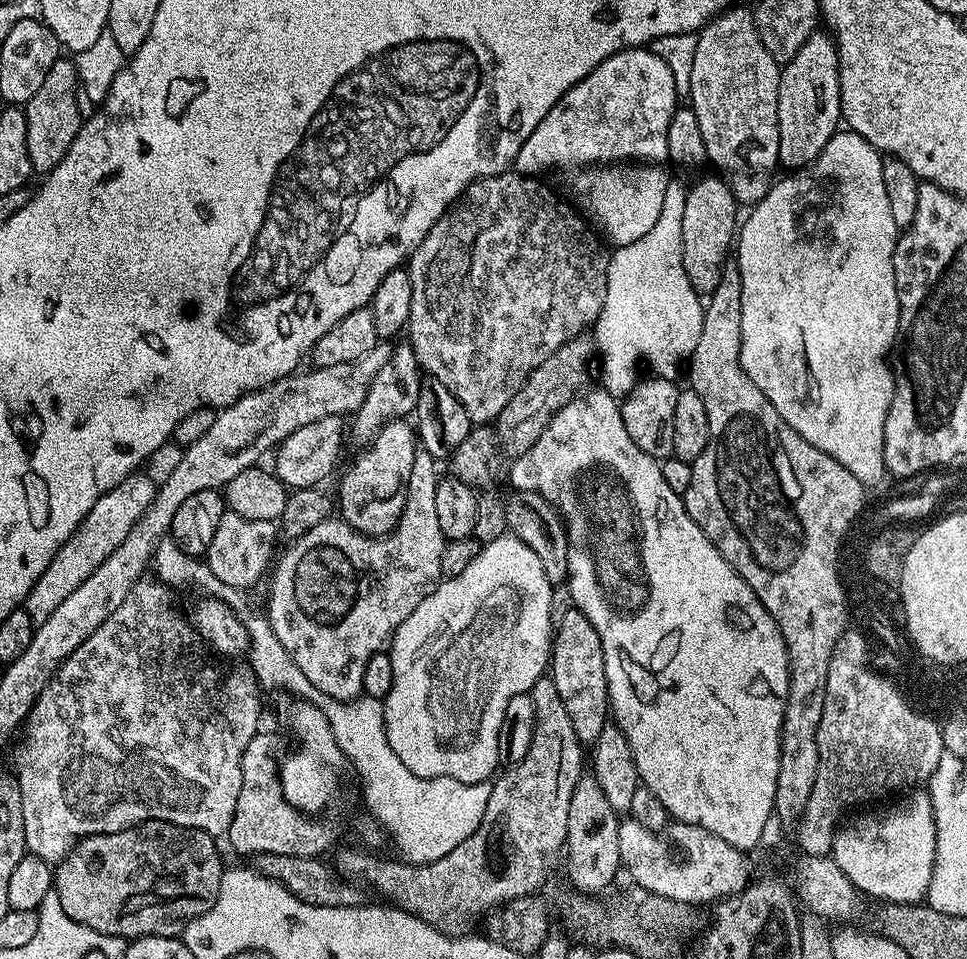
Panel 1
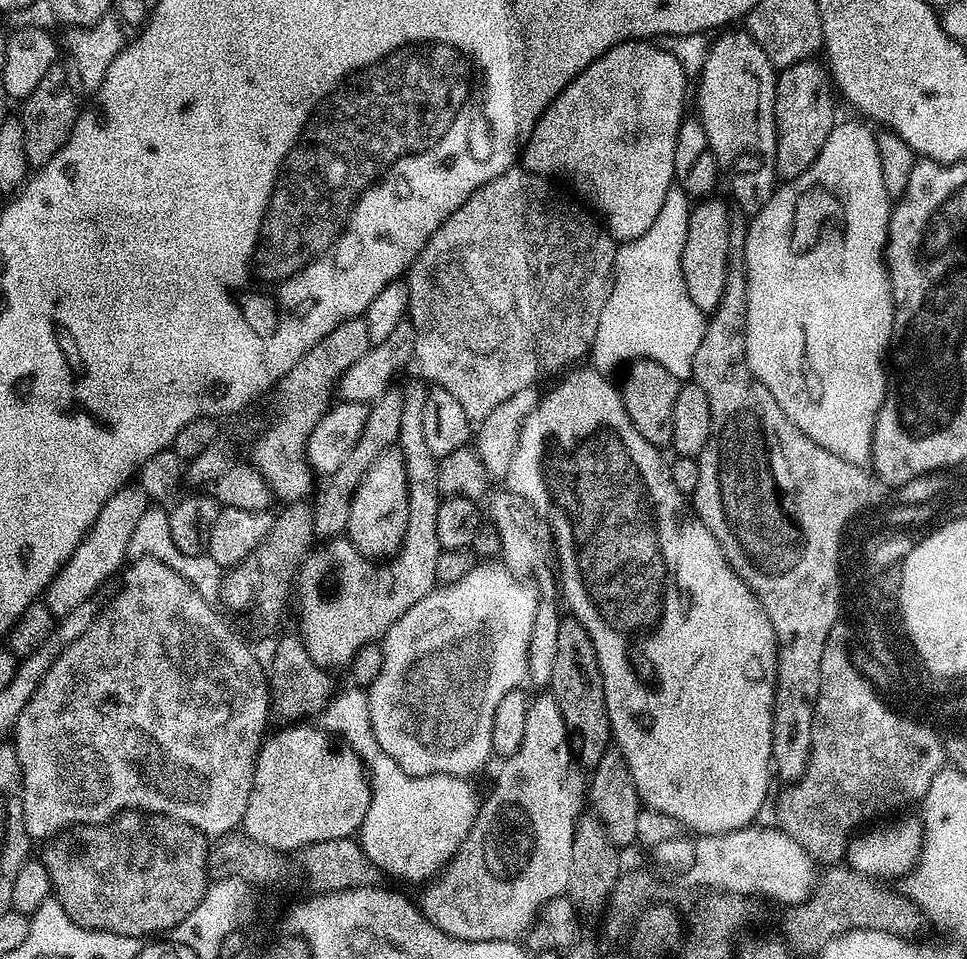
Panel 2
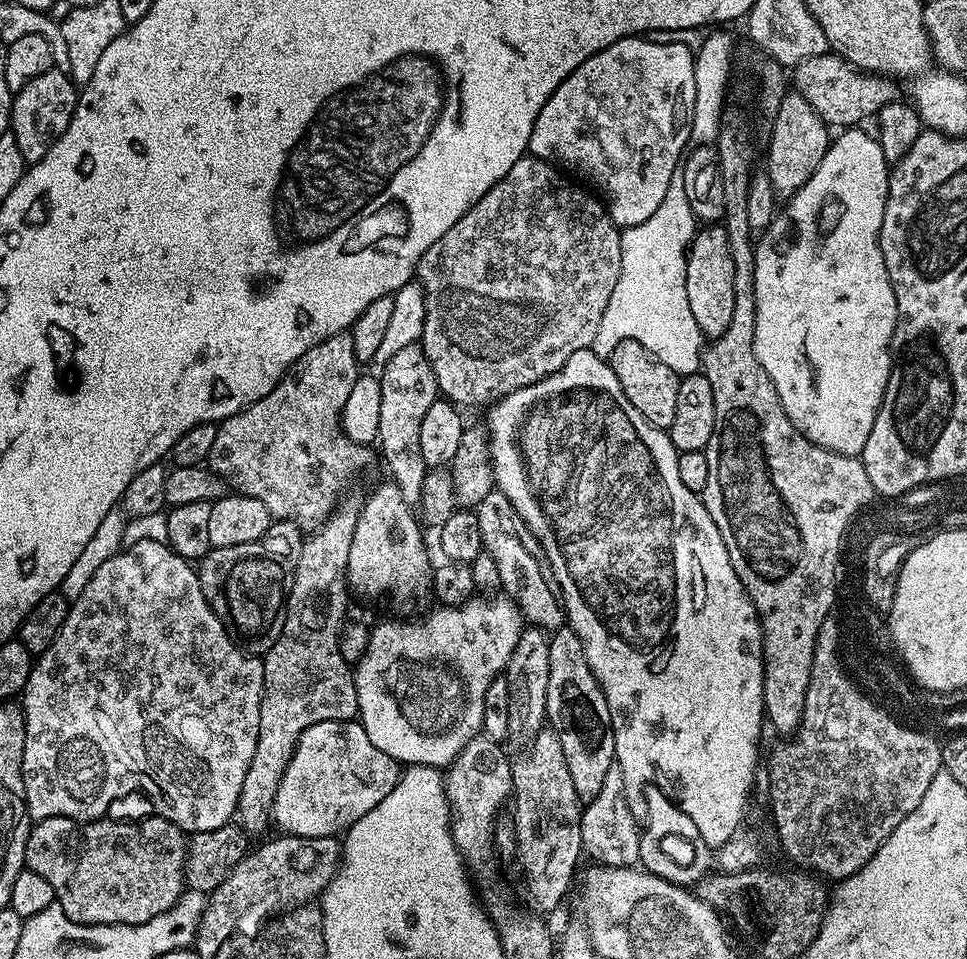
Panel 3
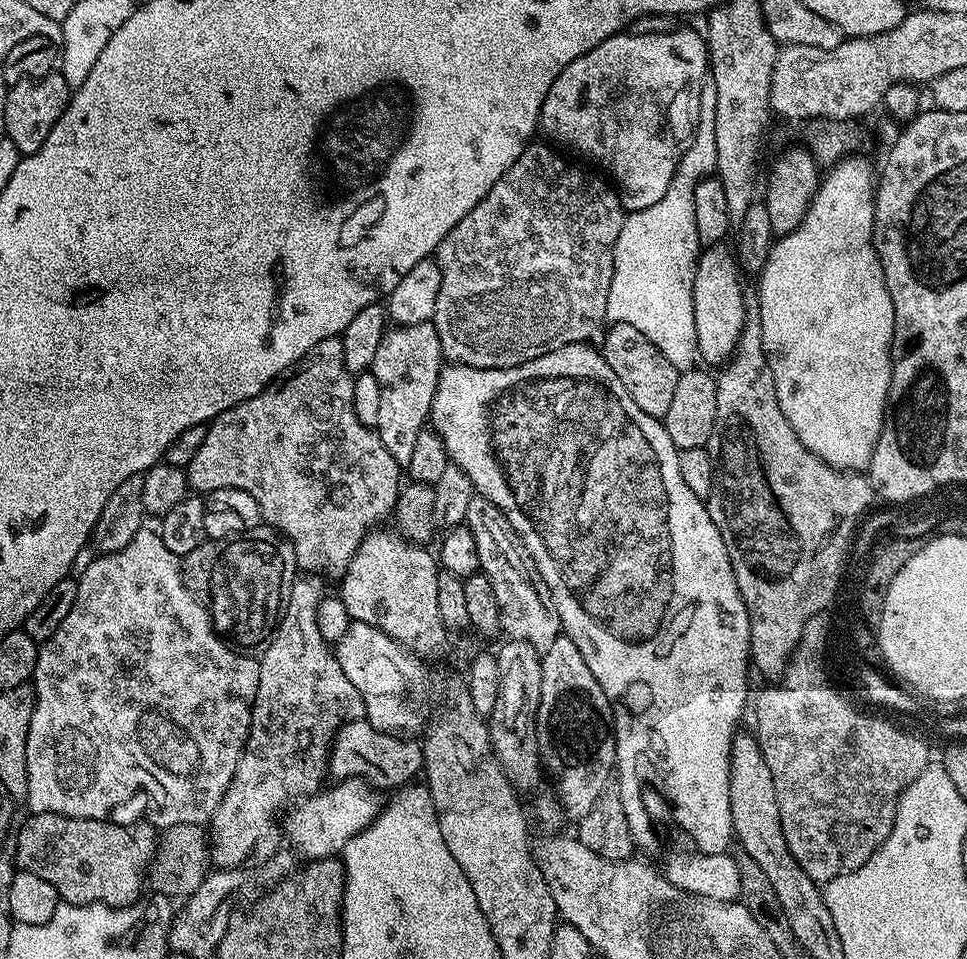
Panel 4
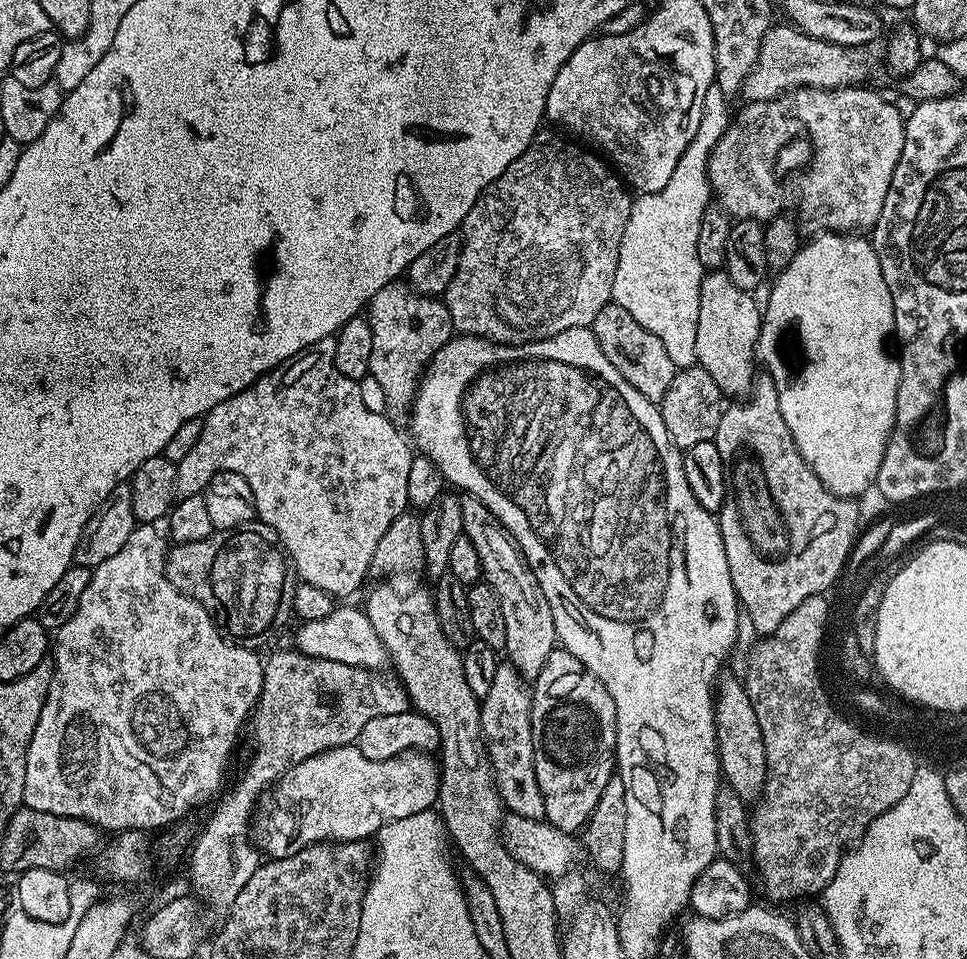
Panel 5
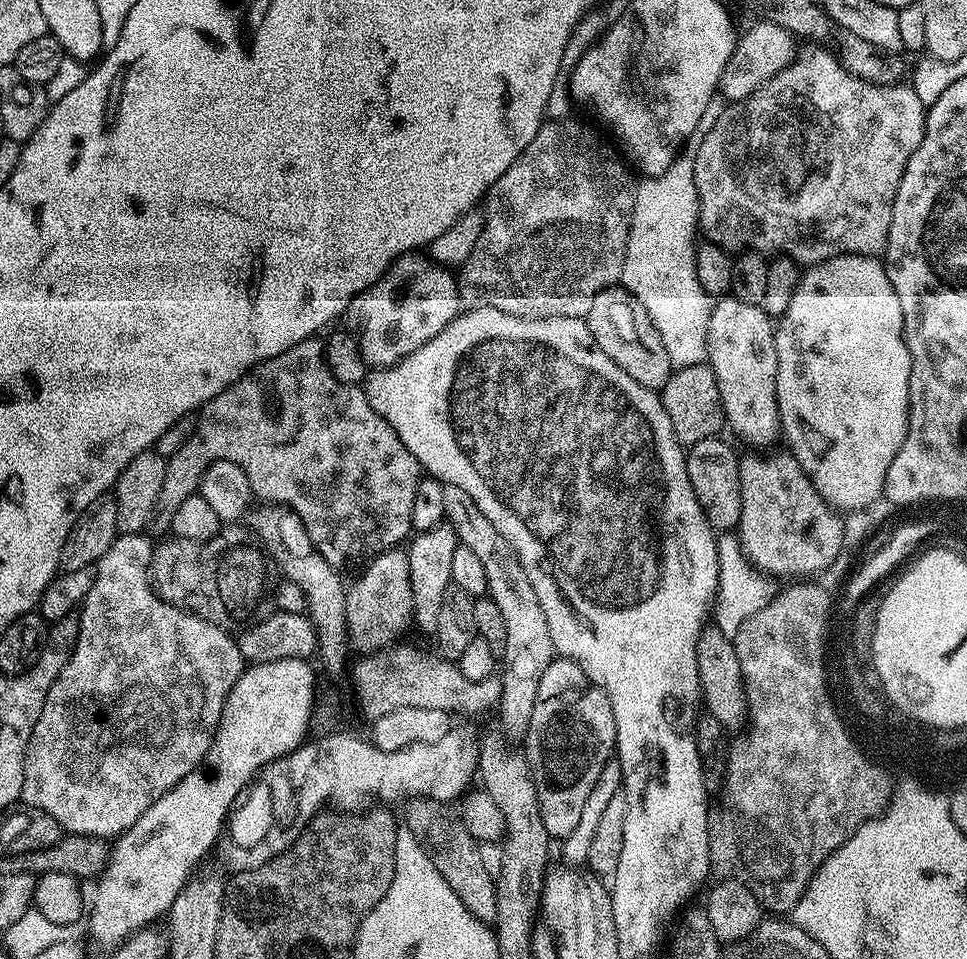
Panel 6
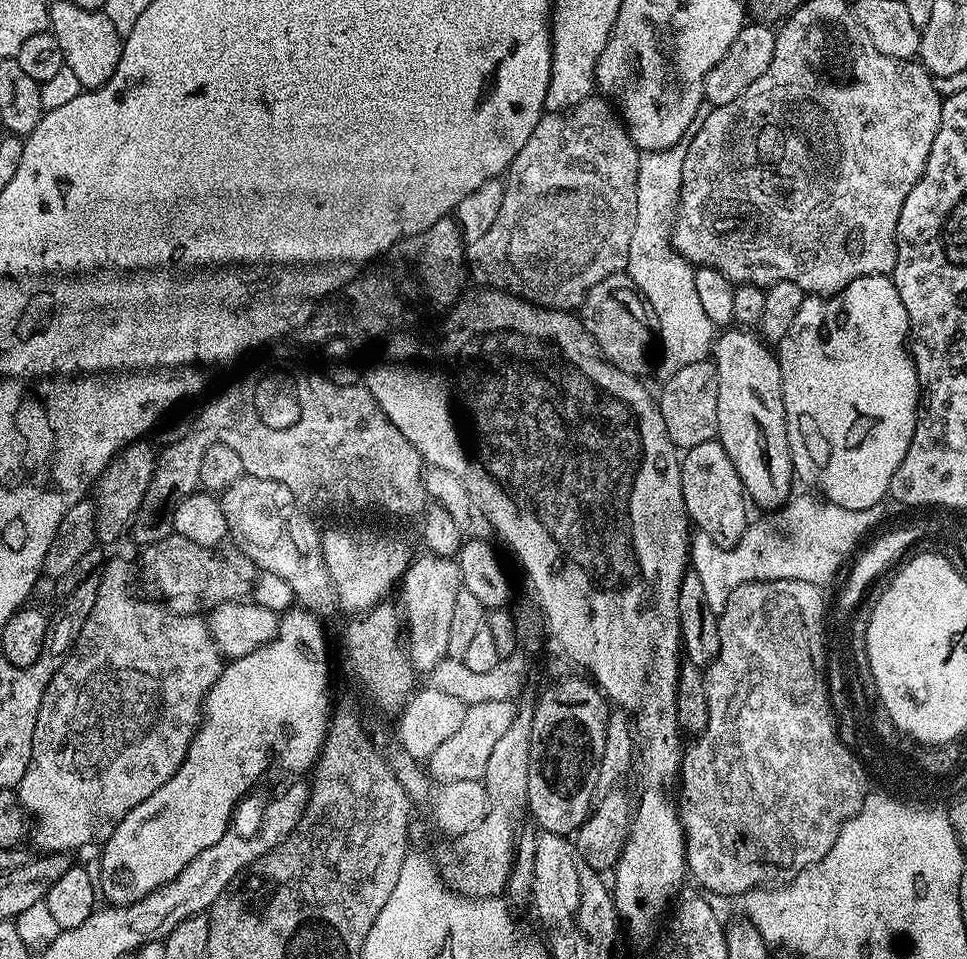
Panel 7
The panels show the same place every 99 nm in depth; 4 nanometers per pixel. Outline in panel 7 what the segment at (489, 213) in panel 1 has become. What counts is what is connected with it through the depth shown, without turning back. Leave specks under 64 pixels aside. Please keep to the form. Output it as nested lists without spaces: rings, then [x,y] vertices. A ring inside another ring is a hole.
[[[593,94],[563,112],[541,116],[534,134],[530,134],[526,146],[522,146],[508,167],[502,210],[498,210],[494,226],[467,249],[471,267],[493,276],[497,289],[507,290],[541,308],[579,309],[588,291],[598,286],[602,278],[628,267],[630,238],[634,238],[640,209],[641,155],[620,113],[599,95]]]

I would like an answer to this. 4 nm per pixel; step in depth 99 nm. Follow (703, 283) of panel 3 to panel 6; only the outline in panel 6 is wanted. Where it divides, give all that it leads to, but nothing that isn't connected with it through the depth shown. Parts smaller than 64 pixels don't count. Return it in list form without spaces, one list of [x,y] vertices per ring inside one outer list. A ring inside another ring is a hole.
[[[731,294],[721,296],[713,303],[708,331],[708,358],[706,363],[714,370],[718,382],[718,394],[722,398],[722,410],[727,427],[740,440],[745,440],[752,450],[768,450],[782,436],[780,411],[776,401],[776,375],[778,358],[776,357],[776,333],[773,317],[767,316],[758,304],[742,302]]]

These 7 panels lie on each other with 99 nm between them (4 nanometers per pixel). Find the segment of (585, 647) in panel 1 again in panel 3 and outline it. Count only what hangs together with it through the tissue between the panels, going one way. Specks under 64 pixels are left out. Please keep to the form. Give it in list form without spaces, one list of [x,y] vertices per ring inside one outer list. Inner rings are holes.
[[[567,626],[557,628],[550,636],[550,686],[546,686],[547,727],[558,734],[558,742],[562,742],[562,751],[566,754],[566,766],[570,769],[570,778],[574,781],[574,790],[578,790],[581,802],[593,800],[602,790],[602,781],[606,778],[606,770],[616,758],[616,743],[608,703],[600,683],[594,678],[590,666],[586,662],[586,650],[582,650],[582,642],[578,634]]]

